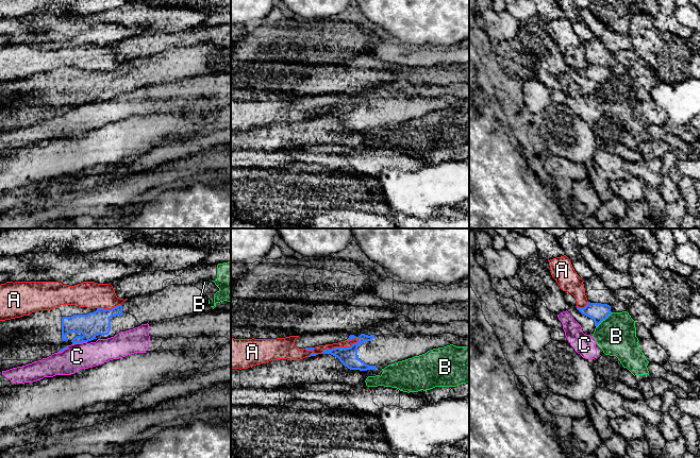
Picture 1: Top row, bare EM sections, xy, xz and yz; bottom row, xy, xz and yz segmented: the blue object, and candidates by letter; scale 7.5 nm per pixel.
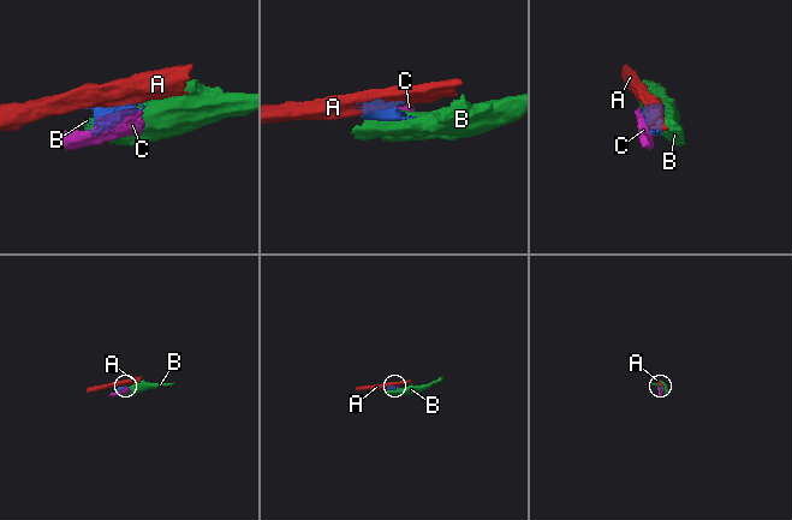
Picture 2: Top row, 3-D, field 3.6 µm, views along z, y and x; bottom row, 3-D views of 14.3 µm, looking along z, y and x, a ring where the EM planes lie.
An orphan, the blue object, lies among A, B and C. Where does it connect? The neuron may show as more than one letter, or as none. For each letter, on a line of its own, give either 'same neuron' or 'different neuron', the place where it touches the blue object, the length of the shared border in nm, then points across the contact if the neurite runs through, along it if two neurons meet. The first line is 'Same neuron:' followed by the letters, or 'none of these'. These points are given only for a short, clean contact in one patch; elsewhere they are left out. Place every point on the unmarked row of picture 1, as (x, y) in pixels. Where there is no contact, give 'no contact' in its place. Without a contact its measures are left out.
Same neuron: none of these
A: different neuron; contact xz (340, 109); length 320 nm
B: different neuron; contact yz (603, 81); length 170 nm
C: different neuron; contact xy (79, 104); length 110 nm

